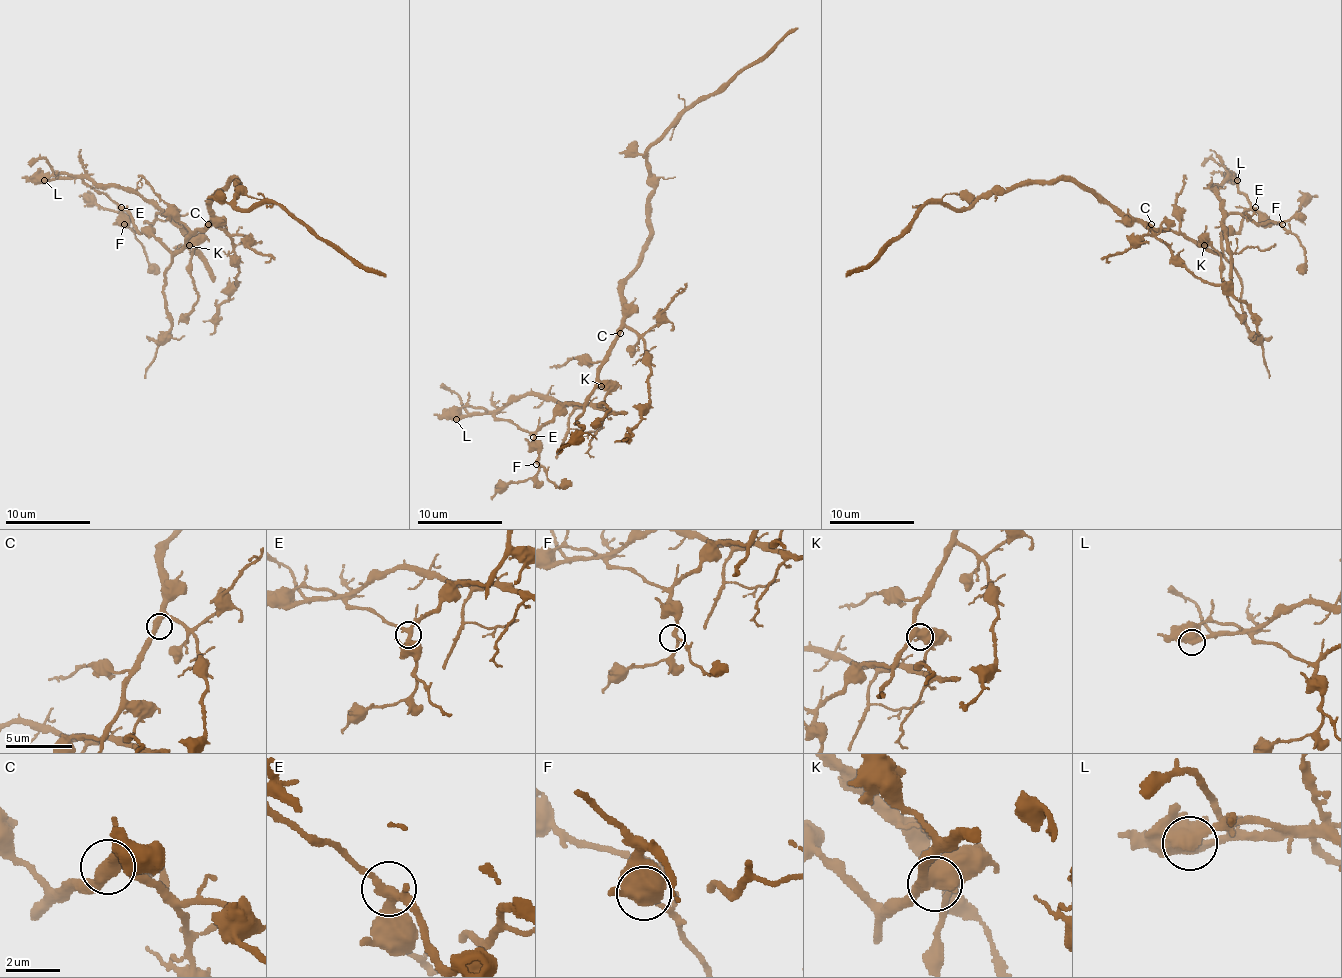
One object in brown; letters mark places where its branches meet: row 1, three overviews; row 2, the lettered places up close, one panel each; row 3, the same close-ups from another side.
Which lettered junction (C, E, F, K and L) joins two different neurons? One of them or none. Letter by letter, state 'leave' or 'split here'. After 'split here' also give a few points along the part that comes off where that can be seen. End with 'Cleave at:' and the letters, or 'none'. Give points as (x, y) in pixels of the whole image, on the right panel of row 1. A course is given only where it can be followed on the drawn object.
C: leave
E: leave
F: leave
K: leave
L: split here; foreign part runs (1238, 179), (1229, 177), (1212, 188), (1221, 201), (1231, 249), (1240, 253), (1276, 243)
Cleave at: L

